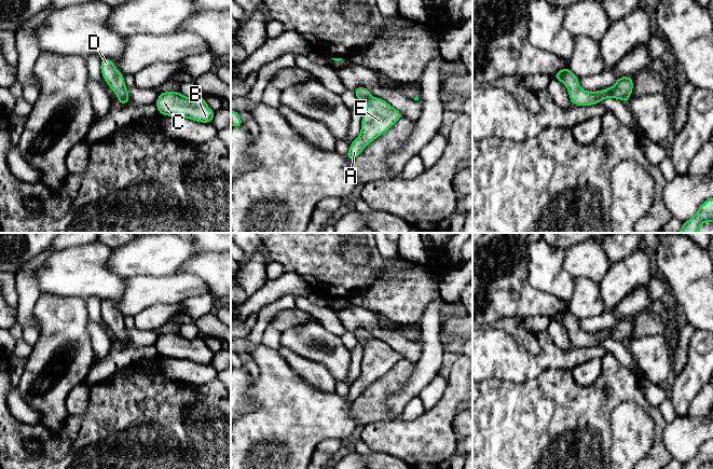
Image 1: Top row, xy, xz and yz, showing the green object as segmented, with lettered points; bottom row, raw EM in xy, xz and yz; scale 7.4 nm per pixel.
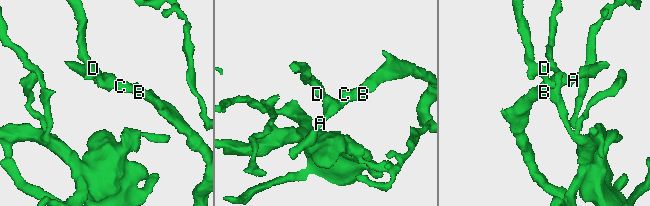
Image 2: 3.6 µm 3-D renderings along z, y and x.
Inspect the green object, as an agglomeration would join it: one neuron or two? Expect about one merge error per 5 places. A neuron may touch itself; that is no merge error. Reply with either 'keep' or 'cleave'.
keep

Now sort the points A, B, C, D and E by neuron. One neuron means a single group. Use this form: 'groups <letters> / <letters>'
groups A B C D E

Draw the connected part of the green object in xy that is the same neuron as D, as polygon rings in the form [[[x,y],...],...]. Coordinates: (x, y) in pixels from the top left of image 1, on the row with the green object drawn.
[[[101,58],[100,70],[104,80],[115,93],[119,102],[126,106],[129,101],[129,95],[124,83],[124,75],[115,68],[110,58]]]

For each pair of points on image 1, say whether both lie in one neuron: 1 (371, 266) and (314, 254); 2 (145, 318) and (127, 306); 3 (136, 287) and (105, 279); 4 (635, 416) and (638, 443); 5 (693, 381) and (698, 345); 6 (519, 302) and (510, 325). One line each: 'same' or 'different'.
1: same
2: different
3: different
4: same
5: same
6: different

